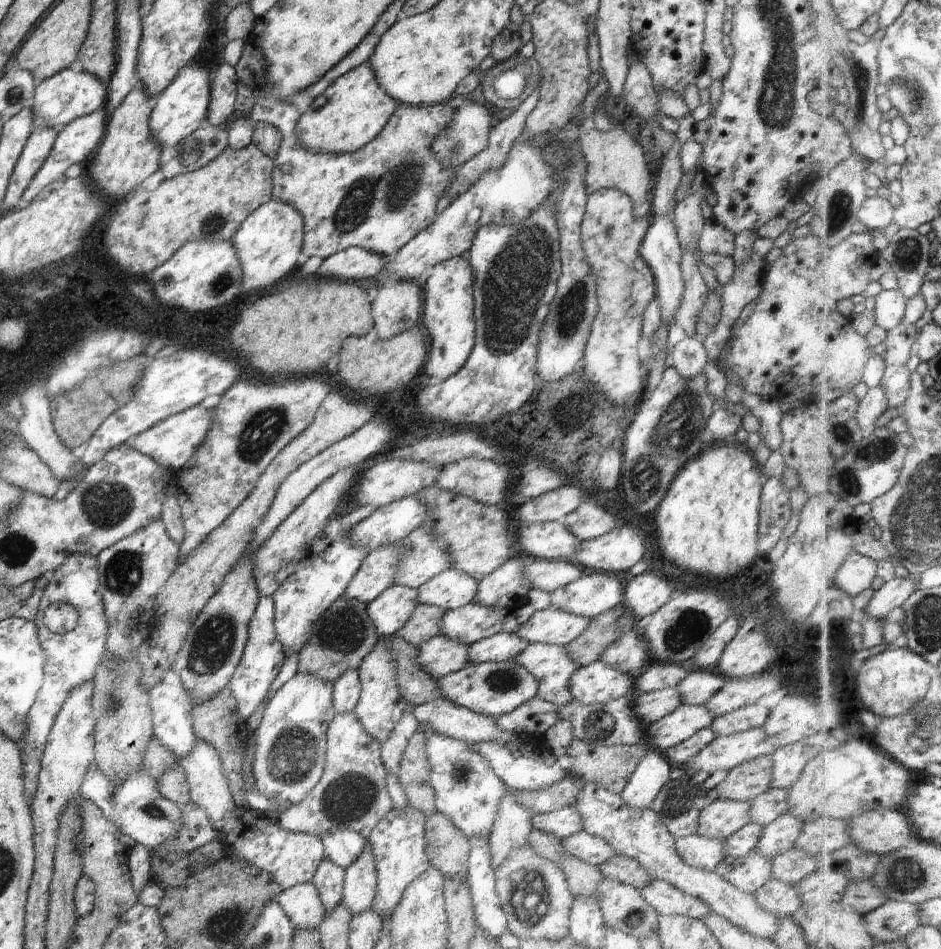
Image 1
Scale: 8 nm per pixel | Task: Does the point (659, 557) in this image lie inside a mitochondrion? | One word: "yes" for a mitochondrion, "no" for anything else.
no

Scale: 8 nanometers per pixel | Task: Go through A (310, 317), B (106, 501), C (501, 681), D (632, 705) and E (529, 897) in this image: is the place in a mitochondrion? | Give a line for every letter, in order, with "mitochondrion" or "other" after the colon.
A: other
B: mitochondrion
C: mitochondrion
D: other
E: mitochondrion

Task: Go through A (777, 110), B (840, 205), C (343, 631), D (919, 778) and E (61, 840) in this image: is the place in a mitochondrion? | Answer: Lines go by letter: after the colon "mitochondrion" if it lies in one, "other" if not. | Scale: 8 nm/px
A: mitochondrion
B: mitochondrion
C: mitochondrion
D: other
E: other

